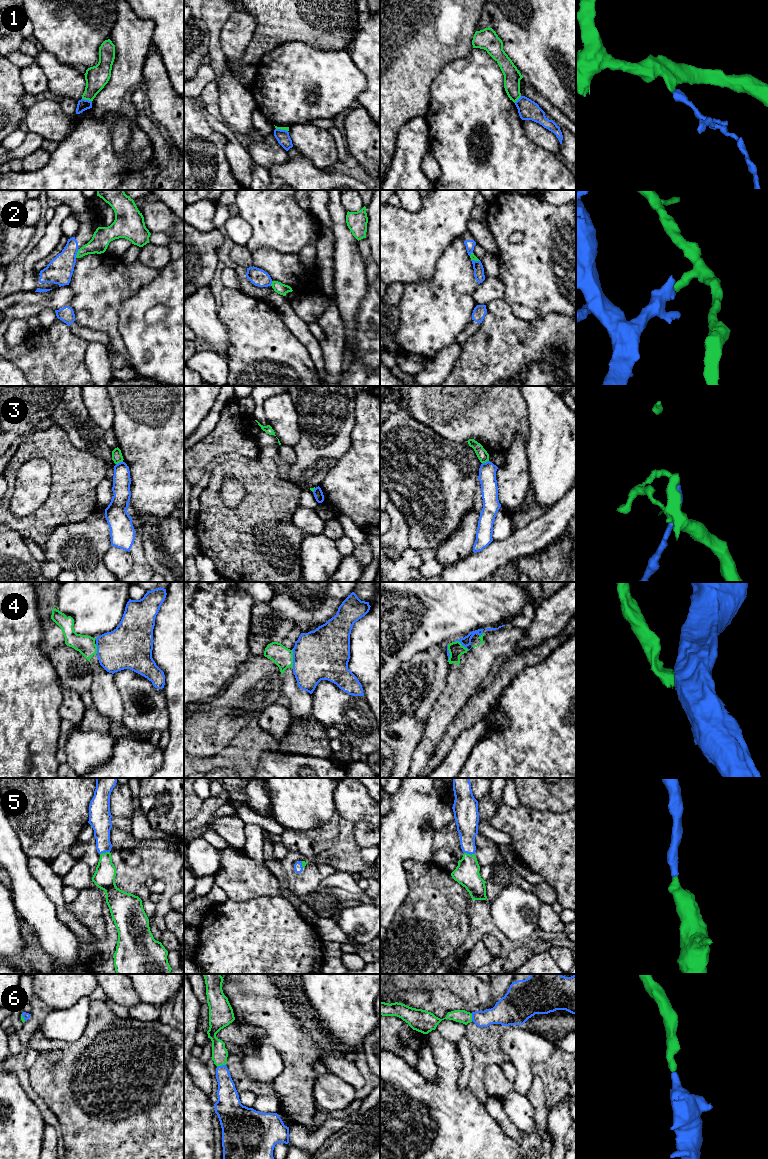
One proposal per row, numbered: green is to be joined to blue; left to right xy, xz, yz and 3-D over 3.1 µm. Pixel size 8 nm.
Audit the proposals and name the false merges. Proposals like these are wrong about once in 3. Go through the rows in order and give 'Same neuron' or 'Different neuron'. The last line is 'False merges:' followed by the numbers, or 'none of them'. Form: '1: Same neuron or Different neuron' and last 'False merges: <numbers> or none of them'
1: Different neuron
2: Different neuron
3: Different neuron
4: Different neuron
5: Same neuron
6: Same neuron
False merges: 1, 2, 3, 4

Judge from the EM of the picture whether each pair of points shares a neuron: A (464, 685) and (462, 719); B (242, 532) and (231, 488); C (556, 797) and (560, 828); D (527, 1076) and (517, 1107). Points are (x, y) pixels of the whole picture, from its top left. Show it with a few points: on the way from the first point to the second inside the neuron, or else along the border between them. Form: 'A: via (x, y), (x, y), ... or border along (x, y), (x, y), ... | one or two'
A: border along (476, 693), (448, 726) | two
B: border along (241, 483), (243, 499), (234, 507), (225, 506) | two
C: border along (535, 809), (565, 812) | two
D: border along (514, 1089), (525, 1096) | two

